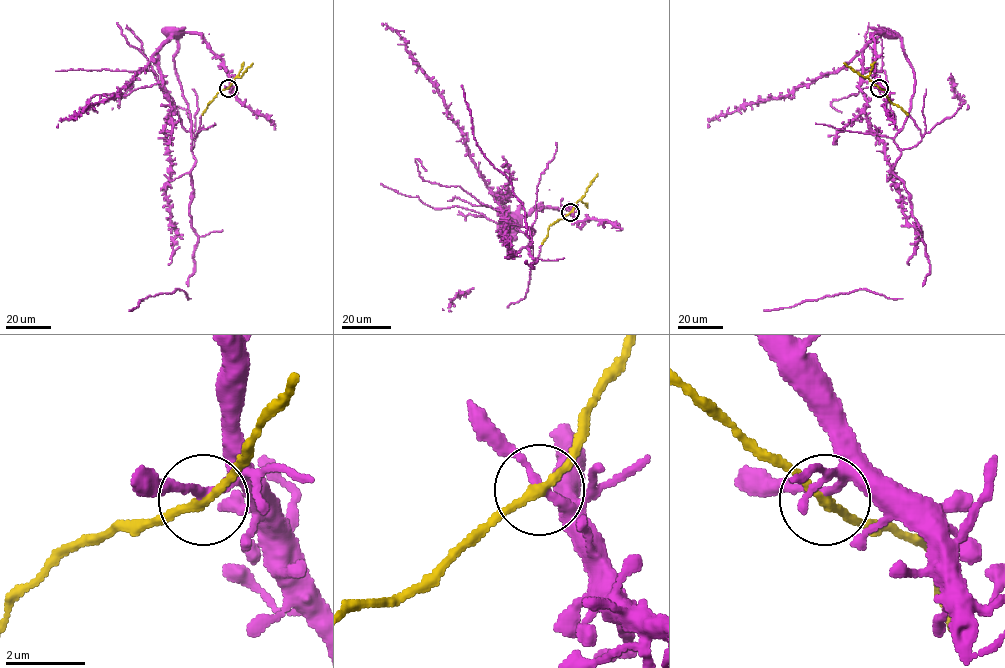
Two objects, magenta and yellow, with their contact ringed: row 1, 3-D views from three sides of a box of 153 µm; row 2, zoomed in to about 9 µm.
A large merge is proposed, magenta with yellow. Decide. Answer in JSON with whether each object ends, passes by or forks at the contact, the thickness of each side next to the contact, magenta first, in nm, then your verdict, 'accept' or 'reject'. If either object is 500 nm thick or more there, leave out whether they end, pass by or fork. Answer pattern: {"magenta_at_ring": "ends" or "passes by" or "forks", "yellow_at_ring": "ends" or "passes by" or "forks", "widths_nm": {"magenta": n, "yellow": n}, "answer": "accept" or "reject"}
{"magenta_at_ring": "passes by", "yellow_at_ring": "passes by", "widths_nm": {"magenta": 190, "yellow": 200}, "answer": "accept"}

